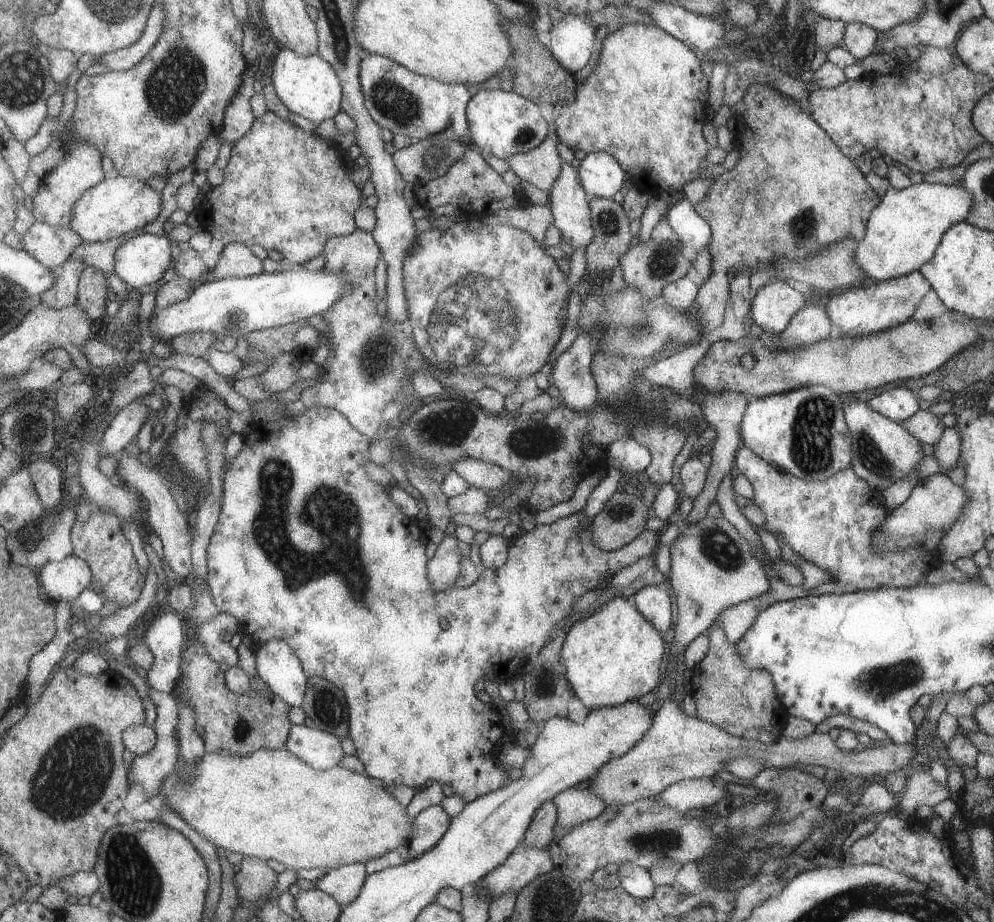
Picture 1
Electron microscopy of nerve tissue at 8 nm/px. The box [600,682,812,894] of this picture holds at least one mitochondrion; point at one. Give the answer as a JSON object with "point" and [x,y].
{"point":[653,842]}

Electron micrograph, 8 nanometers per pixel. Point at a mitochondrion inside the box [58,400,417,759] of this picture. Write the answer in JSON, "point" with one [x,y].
{"point":[330,513]}

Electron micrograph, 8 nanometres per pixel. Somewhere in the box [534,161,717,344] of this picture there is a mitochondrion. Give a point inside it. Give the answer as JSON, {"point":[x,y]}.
{"point":[610,323]}

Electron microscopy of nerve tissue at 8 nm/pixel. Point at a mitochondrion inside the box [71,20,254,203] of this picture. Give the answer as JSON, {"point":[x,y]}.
{"point":[175,85]}

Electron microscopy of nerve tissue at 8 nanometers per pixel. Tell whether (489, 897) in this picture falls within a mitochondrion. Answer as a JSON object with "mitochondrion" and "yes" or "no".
{"mitochondrion":"no"}

